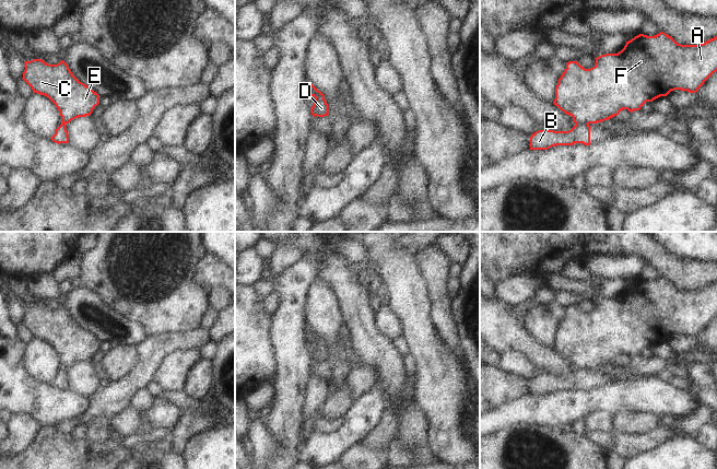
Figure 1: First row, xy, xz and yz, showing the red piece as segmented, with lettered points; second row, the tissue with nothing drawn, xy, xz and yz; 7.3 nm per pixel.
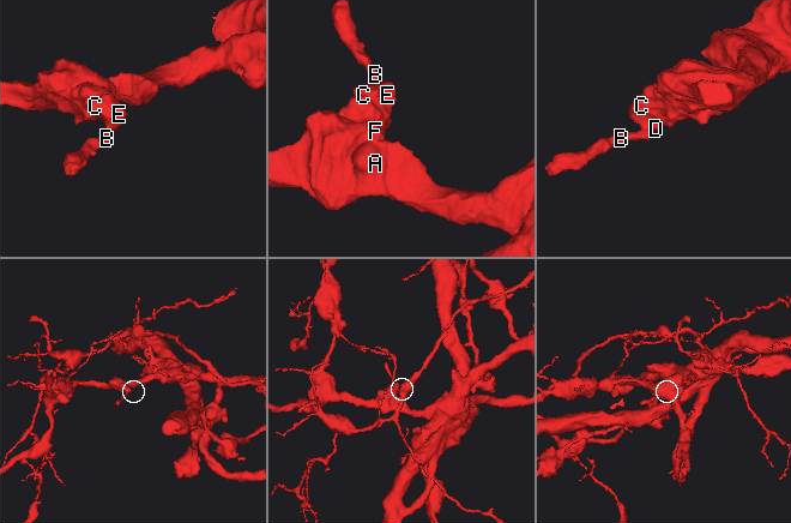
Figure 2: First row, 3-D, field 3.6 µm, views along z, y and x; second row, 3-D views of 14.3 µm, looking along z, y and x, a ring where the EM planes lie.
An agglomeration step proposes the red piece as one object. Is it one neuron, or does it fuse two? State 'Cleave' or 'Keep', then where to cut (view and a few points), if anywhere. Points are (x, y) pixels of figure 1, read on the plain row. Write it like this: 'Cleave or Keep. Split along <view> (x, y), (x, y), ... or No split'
Cleave. Split along yz (576, 367), (588, 368)

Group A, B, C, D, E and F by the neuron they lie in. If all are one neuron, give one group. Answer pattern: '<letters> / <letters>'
A C D E F / B

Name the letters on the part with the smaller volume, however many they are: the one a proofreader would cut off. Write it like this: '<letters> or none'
B

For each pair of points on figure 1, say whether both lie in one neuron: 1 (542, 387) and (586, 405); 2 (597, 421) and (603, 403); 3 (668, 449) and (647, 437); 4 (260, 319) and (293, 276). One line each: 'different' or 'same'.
1: different
2: different
3: different
4: different

